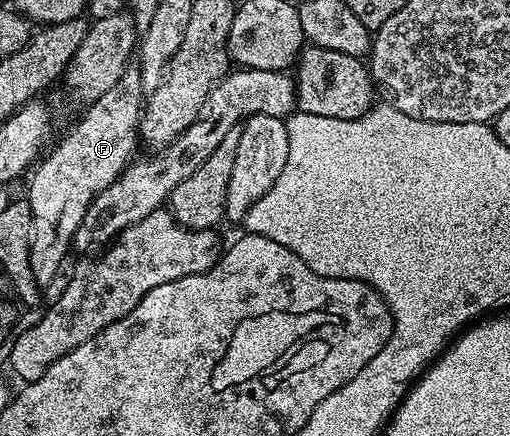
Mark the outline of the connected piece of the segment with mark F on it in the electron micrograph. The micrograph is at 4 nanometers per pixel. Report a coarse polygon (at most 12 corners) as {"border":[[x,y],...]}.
{"border":[[129,64],[36,163],[29,263],[45,287],[139,146]]}

